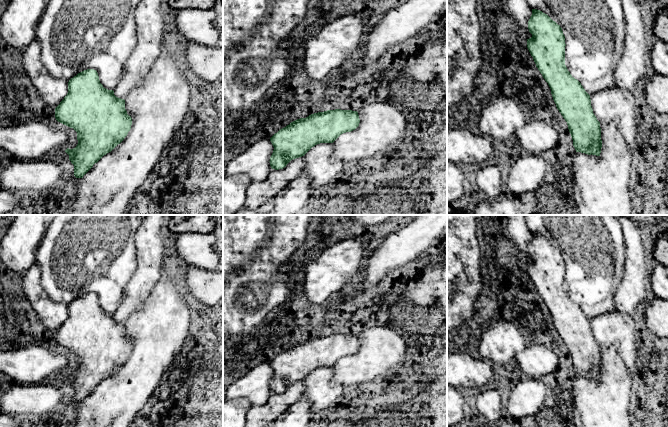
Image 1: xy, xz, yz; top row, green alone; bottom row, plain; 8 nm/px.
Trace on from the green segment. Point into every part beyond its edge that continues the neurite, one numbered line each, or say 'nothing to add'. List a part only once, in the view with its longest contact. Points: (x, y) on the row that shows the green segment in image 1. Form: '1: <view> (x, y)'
nothing to add

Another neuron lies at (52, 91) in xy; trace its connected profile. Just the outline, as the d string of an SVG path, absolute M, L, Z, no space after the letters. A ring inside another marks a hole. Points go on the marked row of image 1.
M35 38L19 54L19 63L38 91L42 102L50 108L56 108L68 93L68 81L56 79L41 60L41 47Z

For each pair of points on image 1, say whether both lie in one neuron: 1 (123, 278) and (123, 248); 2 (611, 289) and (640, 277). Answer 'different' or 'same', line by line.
1: same
2: different

